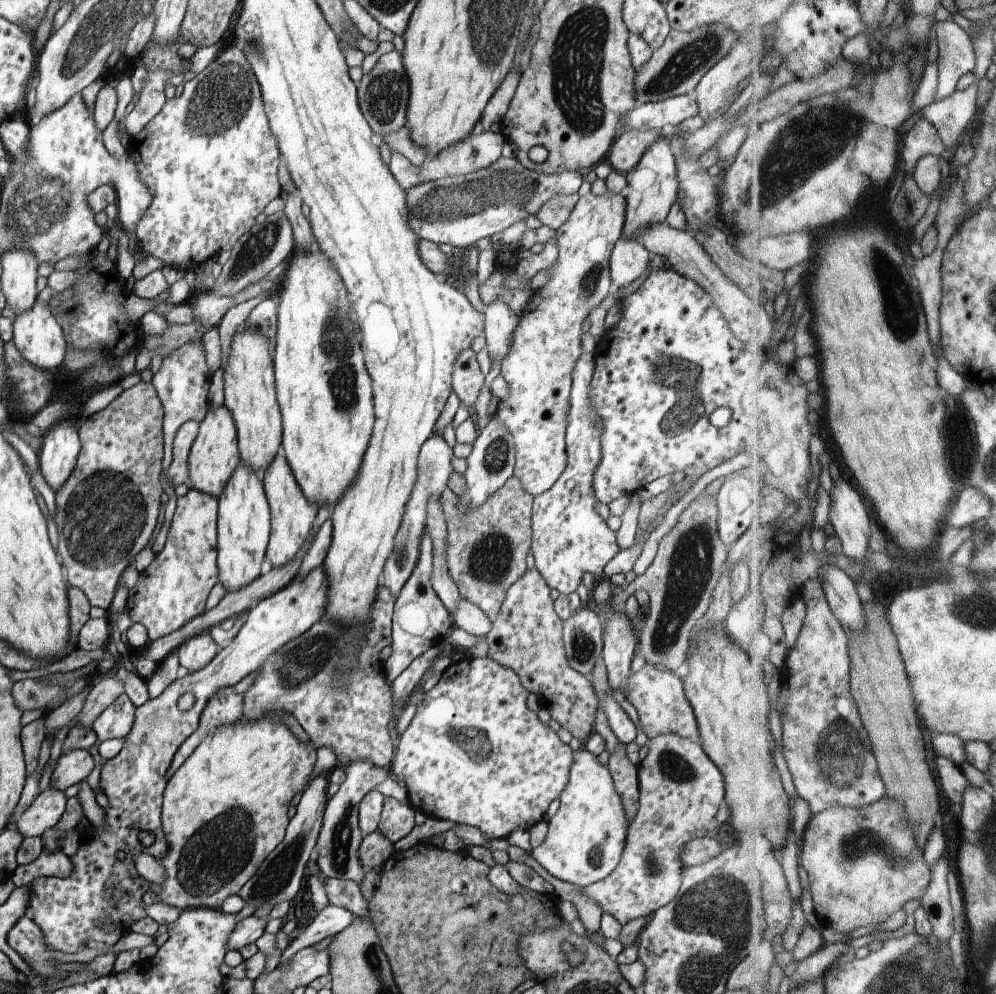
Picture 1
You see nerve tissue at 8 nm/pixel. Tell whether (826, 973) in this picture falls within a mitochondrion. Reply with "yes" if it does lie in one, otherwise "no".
no

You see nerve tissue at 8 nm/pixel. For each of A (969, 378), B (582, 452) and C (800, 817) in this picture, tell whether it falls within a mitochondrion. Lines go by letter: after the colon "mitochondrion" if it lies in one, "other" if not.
A: other
B: other
C: other

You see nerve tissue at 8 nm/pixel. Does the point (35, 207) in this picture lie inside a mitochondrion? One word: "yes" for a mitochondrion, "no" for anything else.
yes

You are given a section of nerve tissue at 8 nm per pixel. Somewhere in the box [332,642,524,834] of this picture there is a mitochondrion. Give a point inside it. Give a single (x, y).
(474, 743)

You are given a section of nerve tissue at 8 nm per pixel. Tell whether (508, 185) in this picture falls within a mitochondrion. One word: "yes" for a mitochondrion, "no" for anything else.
yes

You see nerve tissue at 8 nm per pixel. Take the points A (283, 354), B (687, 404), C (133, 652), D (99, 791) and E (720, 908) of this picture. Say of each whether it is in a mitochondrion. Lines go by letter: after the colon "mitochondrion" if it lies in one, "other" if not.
A: other
B: mitochondrion
C: other
D: other
E: mitochondrion

